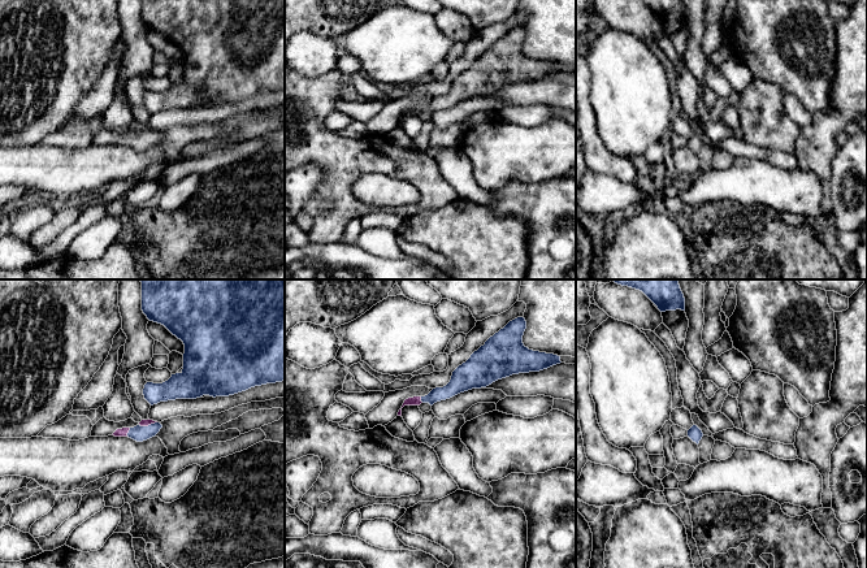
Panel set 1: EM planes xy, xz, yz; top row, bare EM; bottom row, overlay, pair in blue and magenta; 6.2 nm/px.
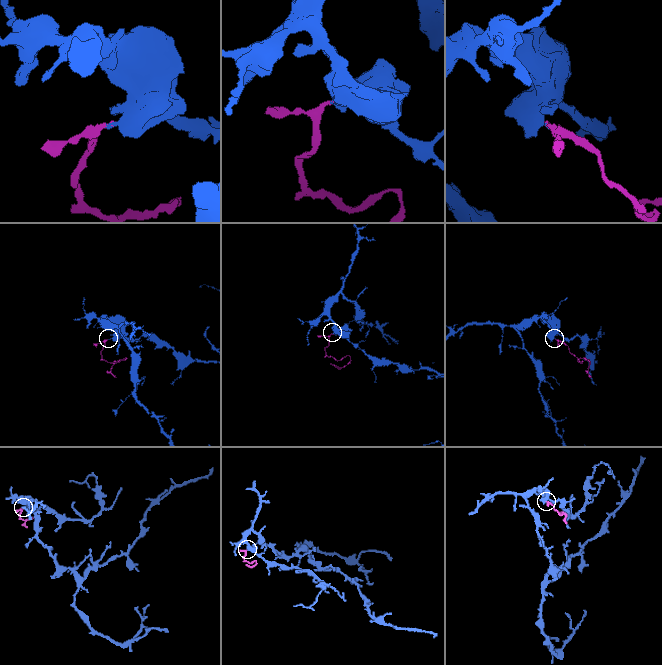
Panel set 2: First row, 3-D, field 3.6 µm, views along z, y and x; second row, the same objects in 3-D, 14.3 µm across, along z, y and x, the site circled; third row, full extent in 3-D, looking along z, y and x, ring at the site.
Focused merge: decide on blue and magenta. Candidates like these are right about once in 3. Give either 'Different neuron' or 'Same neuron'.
Same neuron

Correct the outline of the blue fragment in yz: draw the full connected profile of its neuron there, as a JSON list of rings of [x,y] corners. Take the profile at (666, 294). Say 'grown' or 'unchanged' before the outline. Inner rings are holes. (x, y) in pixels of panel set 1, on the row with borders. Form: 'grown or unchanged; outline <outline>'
unchanged; outline [[[612,279],[615,283],[642,291],[660,312],[685,311],[685,298],[677,279]]]

